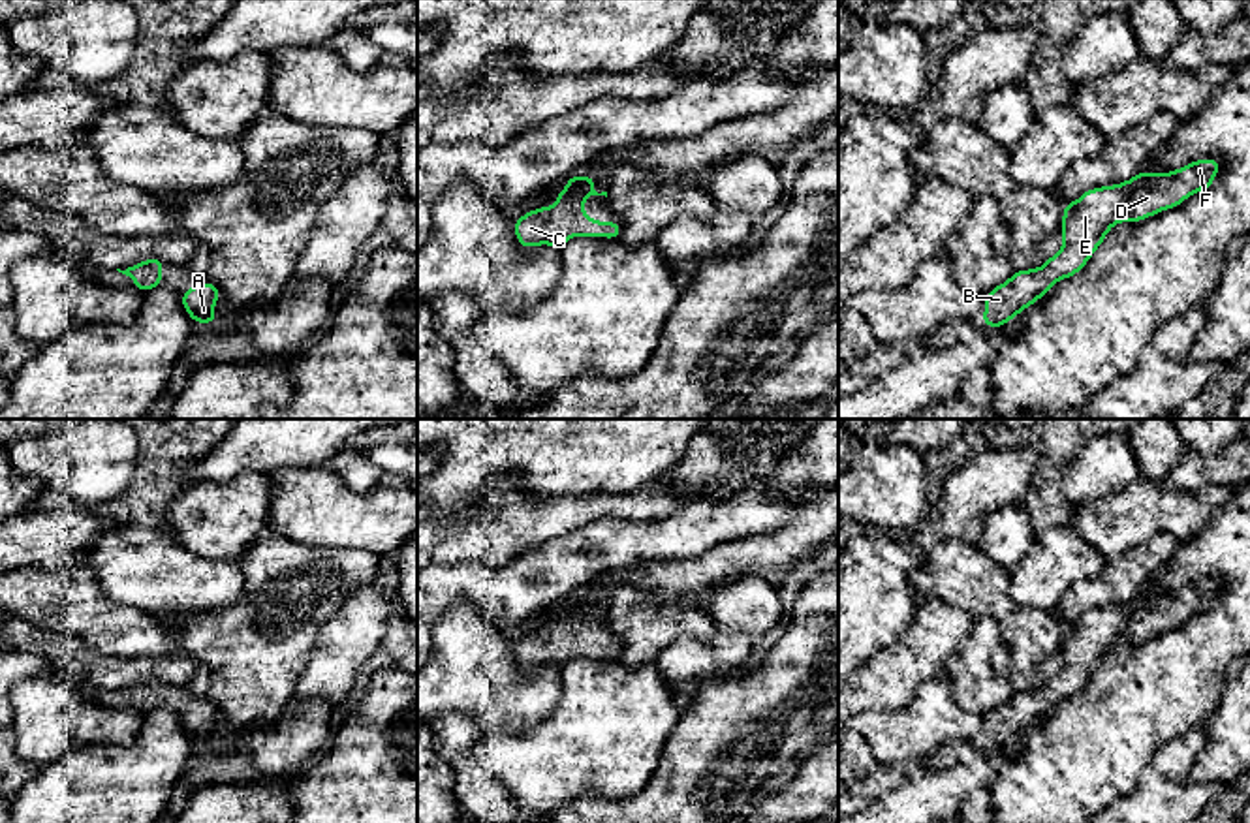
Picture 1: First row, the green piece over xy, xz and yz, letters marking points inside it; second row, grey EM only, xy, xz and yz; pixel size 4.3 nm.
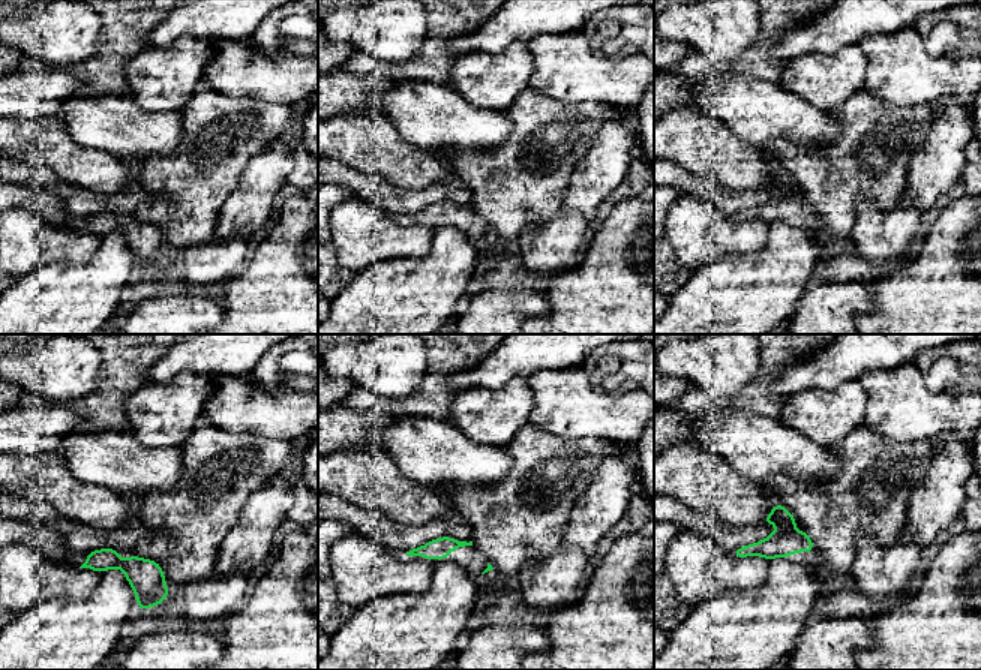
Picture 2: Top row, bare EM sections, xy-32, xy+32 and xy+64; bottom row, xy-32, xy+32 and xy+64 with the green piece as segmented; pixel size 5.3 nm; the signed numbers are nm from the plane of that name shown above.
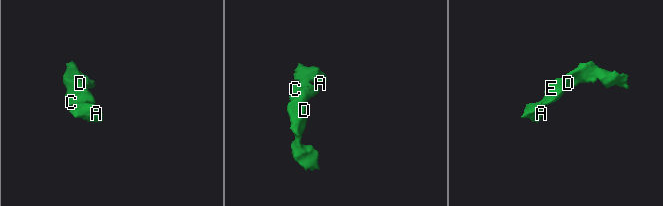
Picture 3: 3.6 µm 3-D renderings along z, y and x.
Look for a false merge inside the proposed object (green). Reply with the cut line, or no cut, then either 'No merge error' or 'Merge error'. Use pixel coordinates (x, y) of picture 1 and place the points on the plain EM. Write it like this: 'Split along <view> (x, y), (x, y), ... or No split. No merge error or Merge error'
No split. No merge error

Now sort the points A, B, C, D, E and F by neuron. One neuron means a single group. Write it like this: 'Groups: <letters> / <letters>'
Groups: A B C D E F

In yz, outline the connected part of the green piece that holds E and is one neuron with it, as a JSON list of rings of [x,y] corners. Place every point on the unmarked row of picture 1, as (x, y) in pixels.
[[[1214,579],[1195,581],[1173,594],[1143,594],[1133,599],[1090,609],[1077,622],[1064,626],[1064,667],[1043,688],[1015,691],[1013,697],[985,716],[985,748],[1002,748],[1026,727],[1041,720],[1056,701],[1079,693],[1107,652],[1117,643],[1143,643],[1165,629],[1179,628],[1186,618],[1212,607],[1220,590]]]

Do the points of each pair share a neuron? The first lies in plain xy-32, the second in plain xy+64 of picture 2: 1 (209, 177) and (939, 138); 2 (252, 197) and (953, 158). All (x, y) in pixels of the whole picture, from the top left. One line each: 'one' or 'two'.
1: two
2: one

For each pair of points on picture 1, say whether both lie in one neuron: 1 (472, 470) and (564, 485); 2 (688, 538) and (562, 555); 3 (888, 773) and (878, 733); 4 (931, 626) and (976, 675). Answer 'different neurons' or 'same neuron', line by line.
1: same neuron
2: same neuron
3: different neurons
4: different neurons

